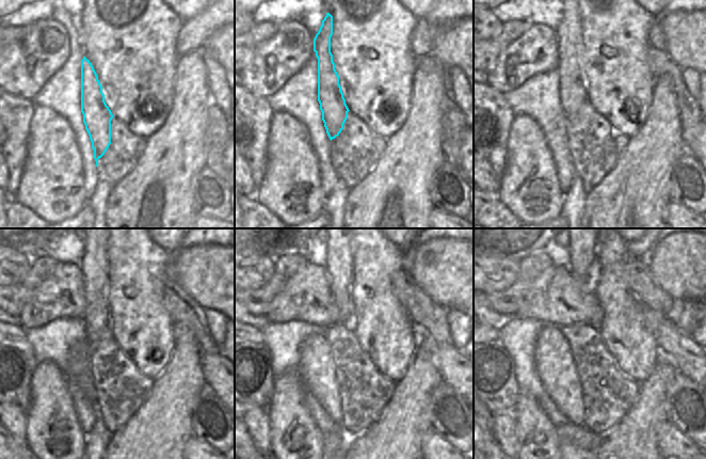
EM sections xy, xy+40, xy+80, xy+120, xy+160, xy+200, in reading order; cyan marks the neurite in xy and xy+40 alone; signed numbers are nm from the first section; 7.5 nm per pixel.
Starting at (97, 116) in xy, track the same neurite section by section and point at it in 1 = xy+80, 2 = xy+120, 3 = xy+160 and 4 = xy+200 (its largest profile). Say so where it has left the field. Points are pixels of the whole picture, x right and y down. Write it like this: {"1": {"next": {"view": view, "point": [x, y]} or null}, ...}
{"1": {"next": {"view": "xy+80", "point": [572, 93]}}, "2": {"next": {"view": "xy+120", "point": [95, 266]}}, "3": {"next": {"view": "xy+160", "point": [338, 265]}}, "4": {"next": {"view": "xy+200", "point": [581, 250]}}}

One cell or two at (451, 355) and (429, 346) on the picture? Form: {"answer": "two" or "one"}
{"answer": "one"}

